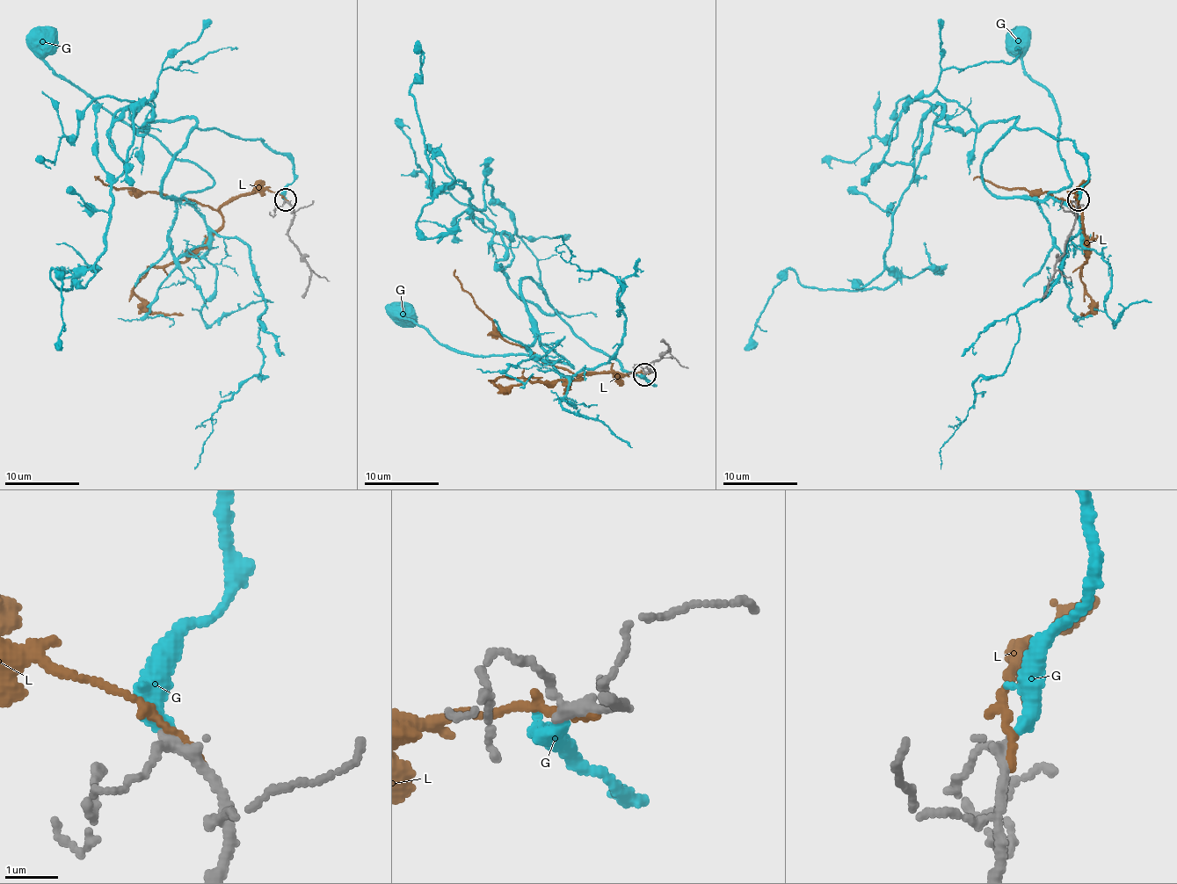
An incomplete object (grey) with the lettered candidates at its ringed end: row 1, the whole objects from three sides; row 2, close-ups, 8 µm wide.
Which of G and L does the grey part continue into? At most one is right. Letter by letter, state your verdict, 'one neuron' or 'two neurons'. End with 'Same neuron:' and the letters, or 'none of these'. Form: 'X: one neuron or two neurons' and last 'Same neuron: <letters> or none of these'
G: one neuron
L: two neurons
Same neuron: G

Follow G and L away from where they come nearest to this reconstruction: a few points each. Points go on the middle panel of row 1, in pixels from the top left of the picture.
G: (644, 373), (652, 385), (589, 346), (531, 278), (521, 280), (528, 322), (571, 366), (458, 353), (403, 315)
L: (647, 373), (591, 373), (543, 381), (512, 378), (495, 380), (493, 383), (508, 387), (531, 378), (541, 378)

